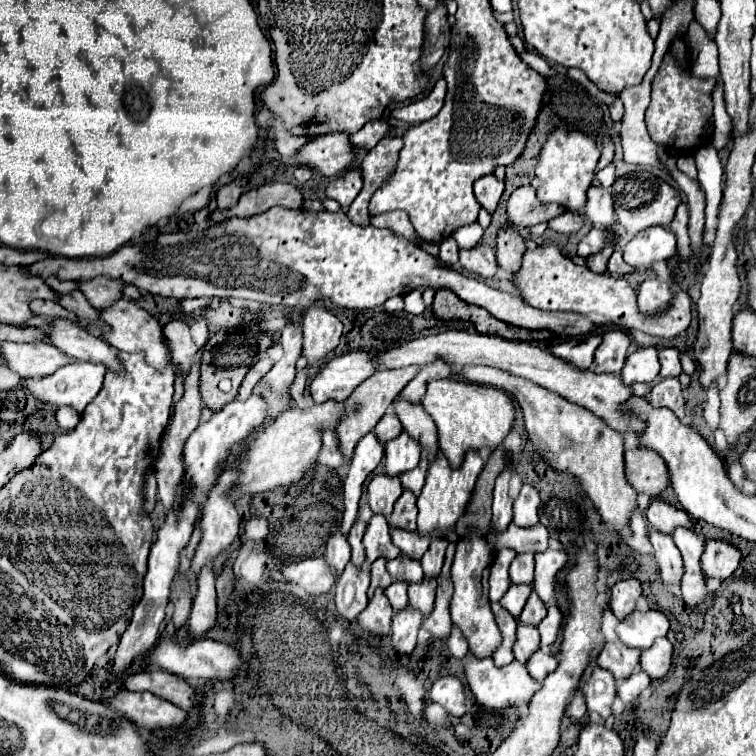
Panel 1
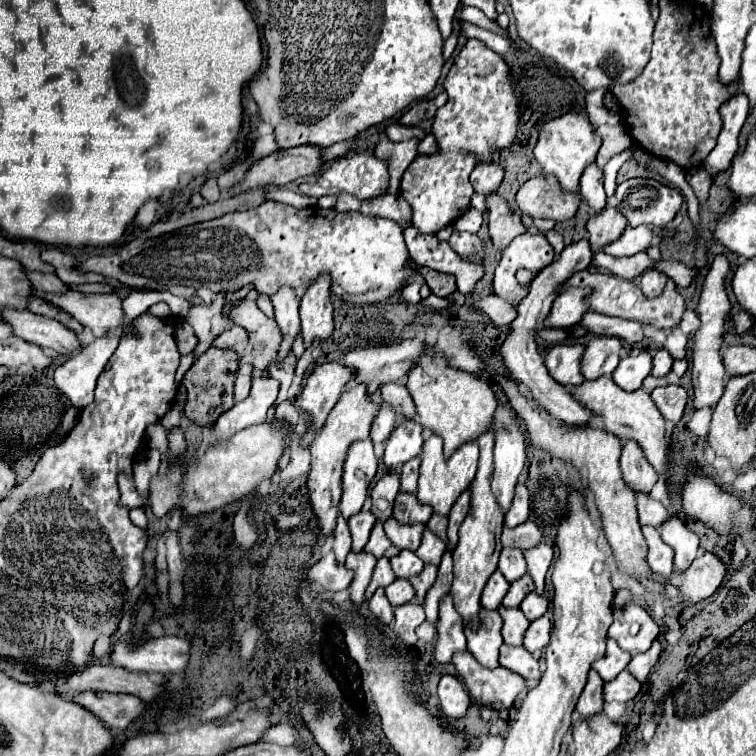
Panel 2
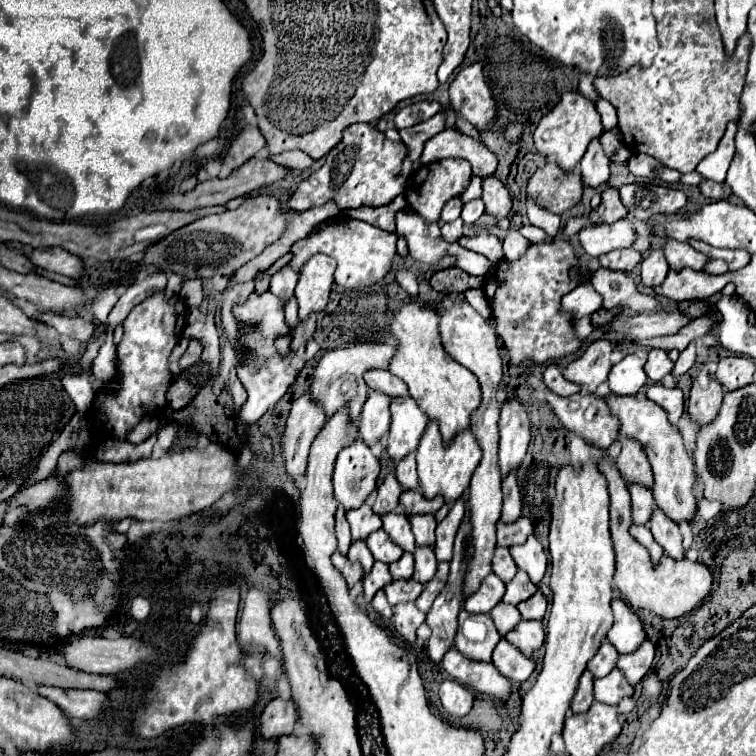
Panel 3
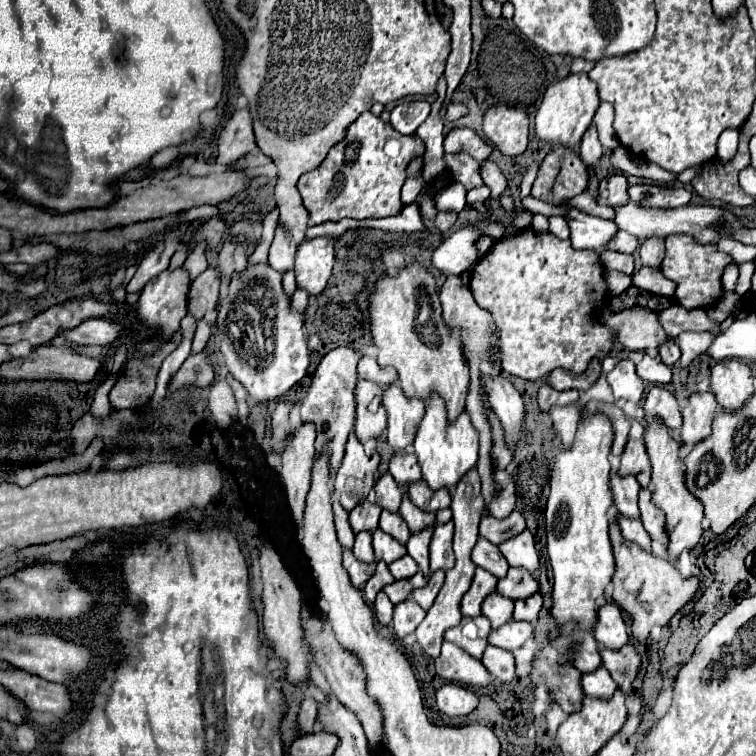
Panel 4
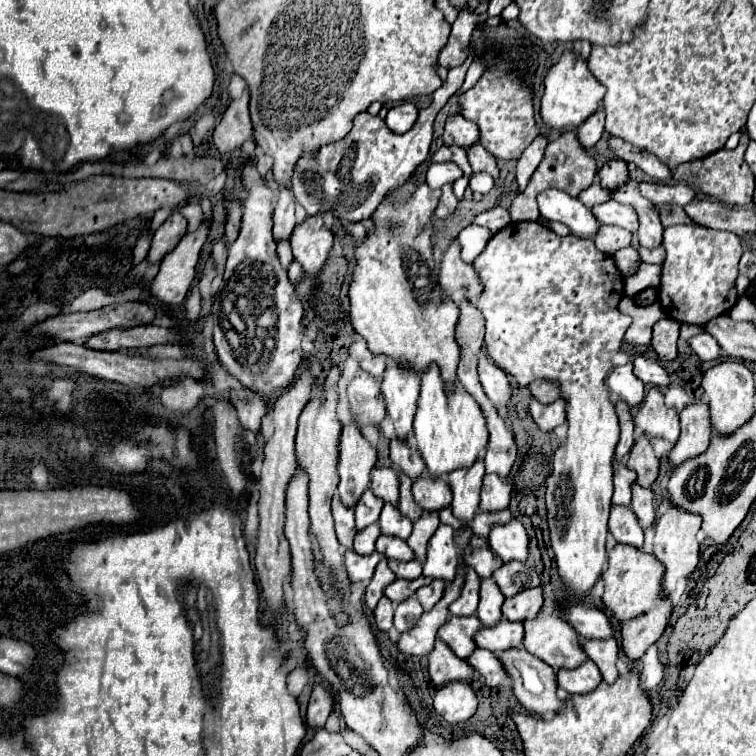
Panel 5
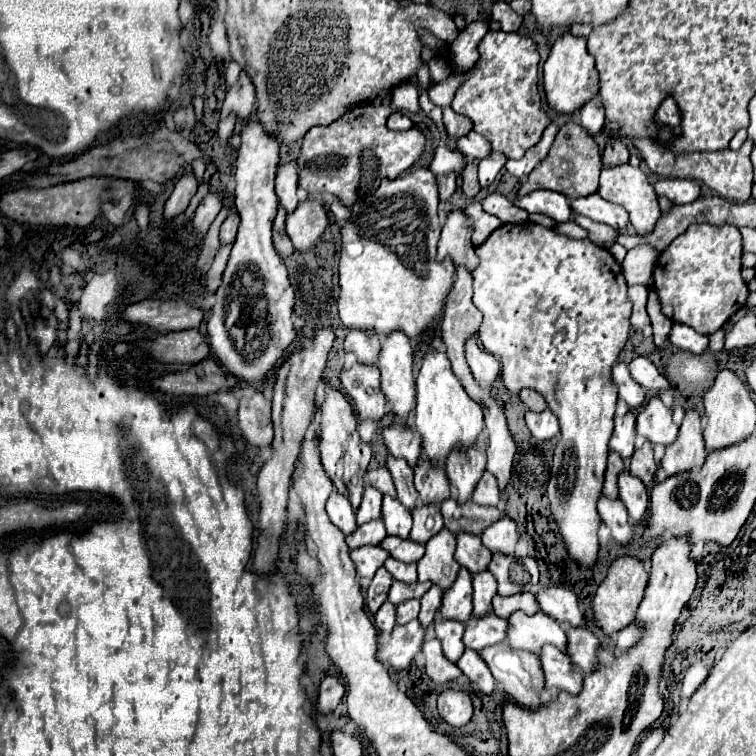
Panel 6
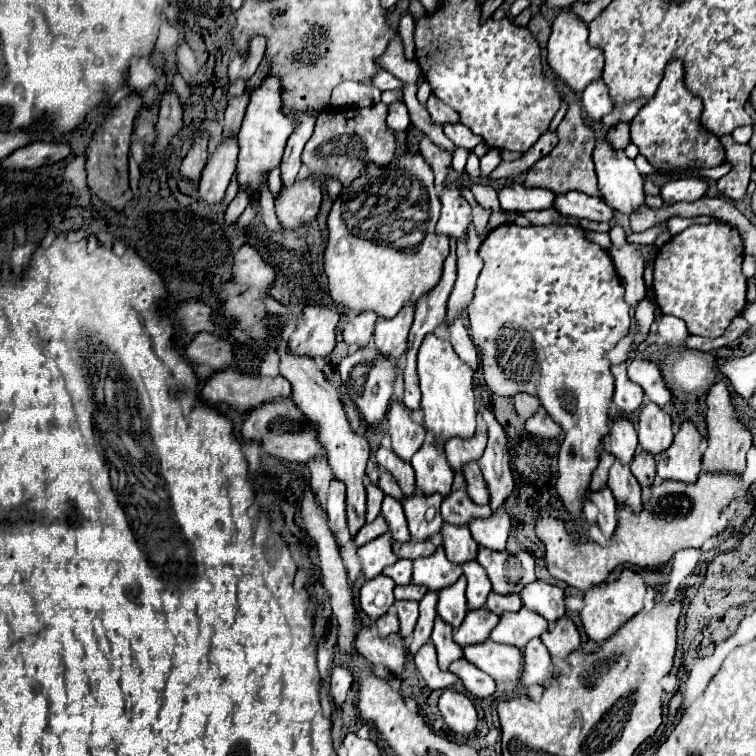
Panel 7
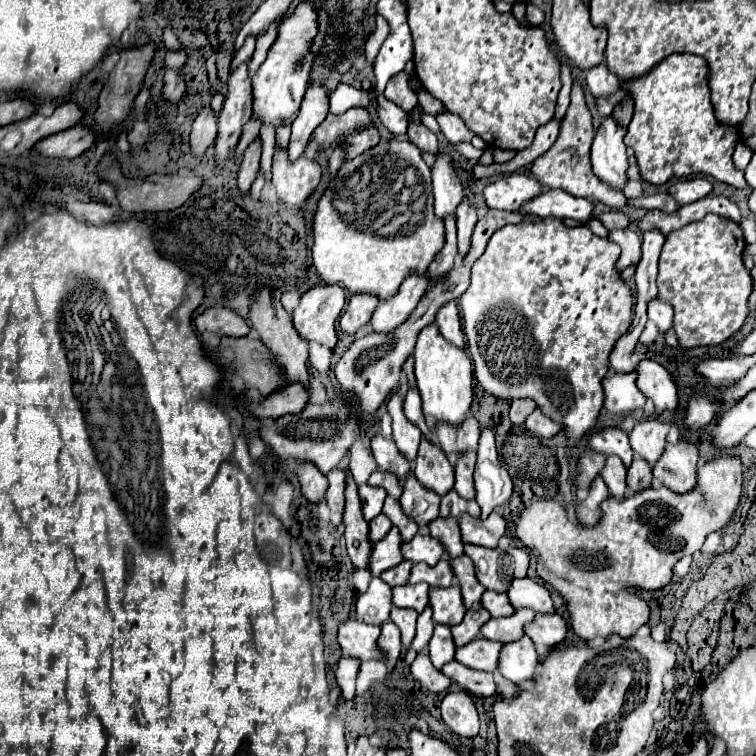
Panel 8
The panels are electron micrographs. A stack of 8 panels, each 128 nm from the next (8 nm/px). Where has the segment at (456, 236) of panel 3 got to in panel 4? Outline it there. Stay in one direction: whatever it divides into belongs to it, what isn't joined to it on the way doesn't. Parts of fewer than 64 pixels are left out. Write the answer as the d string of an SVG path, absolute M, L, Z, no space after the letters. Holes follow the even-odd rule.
M438 212L434 224L436 224L436 228L438 228L442 234L448 234L448 232L454 228L456 220L458 220L458 216L456 216L454 212Z

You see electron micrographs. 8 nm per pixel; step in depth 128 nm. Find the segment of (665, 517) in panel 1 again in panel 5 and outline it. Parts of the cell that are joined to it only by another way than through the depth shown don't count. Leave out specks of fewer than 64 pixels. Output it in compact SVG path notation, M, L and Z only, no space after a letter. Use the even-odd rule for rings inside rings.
M614 462L614 506L630 506L632 504L632 482L636 482L634 470L626 468L624 462Z

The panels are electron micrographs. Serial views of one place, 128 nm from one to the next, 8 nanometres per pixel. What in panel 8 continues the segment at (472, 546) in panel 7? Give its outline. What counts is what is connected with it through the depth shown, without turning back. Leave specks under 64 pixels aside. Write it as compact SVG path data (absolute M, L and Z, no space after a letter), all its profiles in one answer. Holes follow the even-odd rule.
M436 518L428 524L428 530L432 538L440 538L440 542L444 542L444 550L450 558L464 554L464 542L456 518Z

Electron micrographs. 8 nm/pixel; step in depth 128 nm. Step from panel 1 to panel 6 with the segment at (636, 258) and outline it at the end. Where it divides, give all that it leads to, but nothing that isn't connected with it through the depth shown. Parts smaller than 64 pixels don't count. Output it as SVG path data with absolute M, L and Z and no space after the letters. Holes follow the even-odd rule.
M534 190L528 196L514 198L514 204L528 210L528 212L538 212L544 214L556 222L570 222L574 218L570 200L554 190Z

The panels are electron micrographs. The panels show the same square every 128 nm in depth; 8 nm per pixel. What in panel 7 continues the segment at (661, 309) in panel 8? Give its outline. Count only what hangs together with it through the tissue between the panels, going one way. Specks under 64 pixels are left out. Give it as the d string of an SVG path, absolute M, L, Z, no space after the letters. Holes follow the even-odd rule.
M664 314L664 316L656 318L656 324L658 324L658 336L662 336L664 342L668 342L668 344L682 344L686 338L690 338L684 320L680 320L676 316Z

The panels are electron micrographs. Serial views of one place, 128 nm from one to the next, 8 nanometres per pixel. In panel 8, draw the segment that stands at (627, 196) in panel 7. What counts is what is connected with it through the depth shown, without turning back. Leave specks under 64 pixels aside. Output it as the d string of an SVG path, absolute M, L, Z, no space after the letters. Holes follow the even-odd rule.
M612 116L604 118L592 142L592 170L610 188L624 190L628 184L628 154L624 146L626 130Z

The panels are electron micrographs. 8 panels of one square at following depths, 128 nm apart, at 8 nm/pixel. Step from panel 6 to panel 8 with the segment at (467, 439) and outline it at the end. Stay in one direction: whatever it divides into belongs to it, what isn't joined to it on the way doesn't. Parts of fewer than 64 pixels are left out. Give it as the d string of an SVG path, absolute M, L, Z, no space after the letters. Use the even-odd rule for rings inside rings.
M430 324L420 330L416 348L414 348L414 360L416 360L416 384L424 400L424 414L438 418L448 424L462 424L466 414L472 406L472 360L466 356L464 350L452 346L442 338L442 334L436 330L436 324Z

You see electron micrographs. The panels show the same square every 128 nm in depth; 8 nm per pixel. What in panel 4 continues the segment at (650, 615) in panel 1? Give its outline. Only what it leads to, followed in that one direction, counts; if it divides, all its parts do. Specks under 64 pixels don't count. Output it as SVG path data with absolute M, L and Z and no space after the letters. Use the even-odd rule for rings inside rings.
M612 602L604 604L598 610L596 640L610 650L620 650L620 648L628 646L628 642L630 642L630 632L622 618L622 610Z

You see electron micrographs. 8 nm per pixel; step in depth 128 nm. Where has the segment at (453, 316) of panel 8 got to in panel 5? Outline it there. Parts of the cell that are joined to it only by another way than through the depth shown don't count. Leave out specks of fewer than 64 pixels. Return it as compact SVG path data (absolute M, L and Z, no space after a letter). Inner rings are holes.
M482 354L480 362L478 362L478 374L480 374L482 388L484 388L486 396L494 402L494 406L496 408L508 406L510 398L512 398L512 388L510 388L506 372L500 370L488 356Z

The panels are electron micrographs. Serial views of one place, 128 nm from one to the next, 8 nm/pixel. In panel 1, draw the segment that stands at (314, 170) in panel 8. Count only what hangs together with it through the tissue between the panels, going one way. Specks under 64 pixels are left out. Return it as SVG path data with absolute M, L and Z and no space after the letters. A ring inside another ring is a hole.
M316 302L304 312L304 350L302 356L314 368L324 366L326 358L336 350L342 336L342 322Z

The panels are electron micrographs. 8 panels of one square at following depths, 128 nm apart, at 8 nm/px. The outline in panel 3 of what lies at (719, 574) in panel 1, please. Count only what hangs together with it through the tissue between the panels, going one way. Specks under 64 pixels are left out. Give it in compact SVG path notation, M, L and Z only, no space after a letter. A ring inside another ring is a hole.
M608 392L608 396L604 396L604 402L608 402L612 416L620 420L620 436L634 438L644 446L654 470L652 494L656 498L658 508L662 508L674 522L690 522L696 510L696 496L692 490L692 482L694 482L692 460L686 454L678 428L674 428L668 422L668 416L664 414L664 410L648 398L618 396L618 394ZM602 456L598 460L598 468L604 474L608 482L610 492L610 532L612 532L612 544L616 550L616 574L614 584L624 594L624 600L630 602L634 610L648 608L654 614L660 614L664 618L678 618L682 614L692 612L704 598L710 596L712 590L712 570L702 562L690 562L690 560L672 560L662 558L662 562L654 568L648 556L648 550L636 542L630 534L632 526L632 502L628 494L626 482L620 478L620 472L614 466L616 462L608 456Z

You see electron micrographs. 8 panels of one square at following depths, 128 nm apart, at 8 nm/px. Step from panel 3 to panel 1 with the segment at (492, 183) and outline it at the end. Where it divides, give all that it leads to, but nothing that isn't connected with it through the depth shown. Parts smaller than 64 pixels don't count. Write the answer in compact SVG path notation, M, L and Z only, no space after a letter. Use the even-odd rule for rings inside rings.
M504 228L498 234L498 246L496 246L496 258L500 264L500 276L514 284L510 278L516 278L516 270L520 268L520 262L524 258L524 250L536 248L538 244L530 236L520 236L514 228Z

